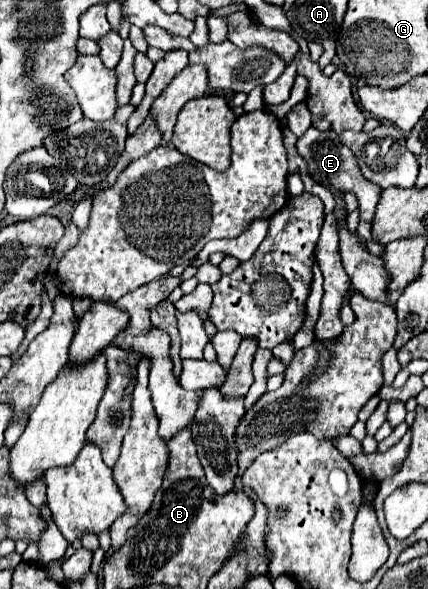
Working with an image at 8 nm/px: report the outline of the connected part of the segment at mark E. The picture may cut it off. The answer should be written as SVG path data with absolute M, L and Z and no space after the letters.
M310 127L296 143L296 149L298 149L298 155L306 161L308 165L308 173L310 177L324 185L324 187L332 187L334 191L340 191L340 193L354 193L356 199L358 199L358 213L360 213L360 225L358 225L358 237L362 237L366 241L366 247L372 255L380 255L380 251L384 251L384 247L372 243L372 237L370 237L370 223L372 223L372 215L374 215L374 209L376 209L376 203L378 203L378 197L380 197L380 187L376 187L374 183L368 183L368 179L362 177L360 173L360 167L356 163L356 157L352 155L352 151L340 143L340 137L336 131L320 131L316 127Z

